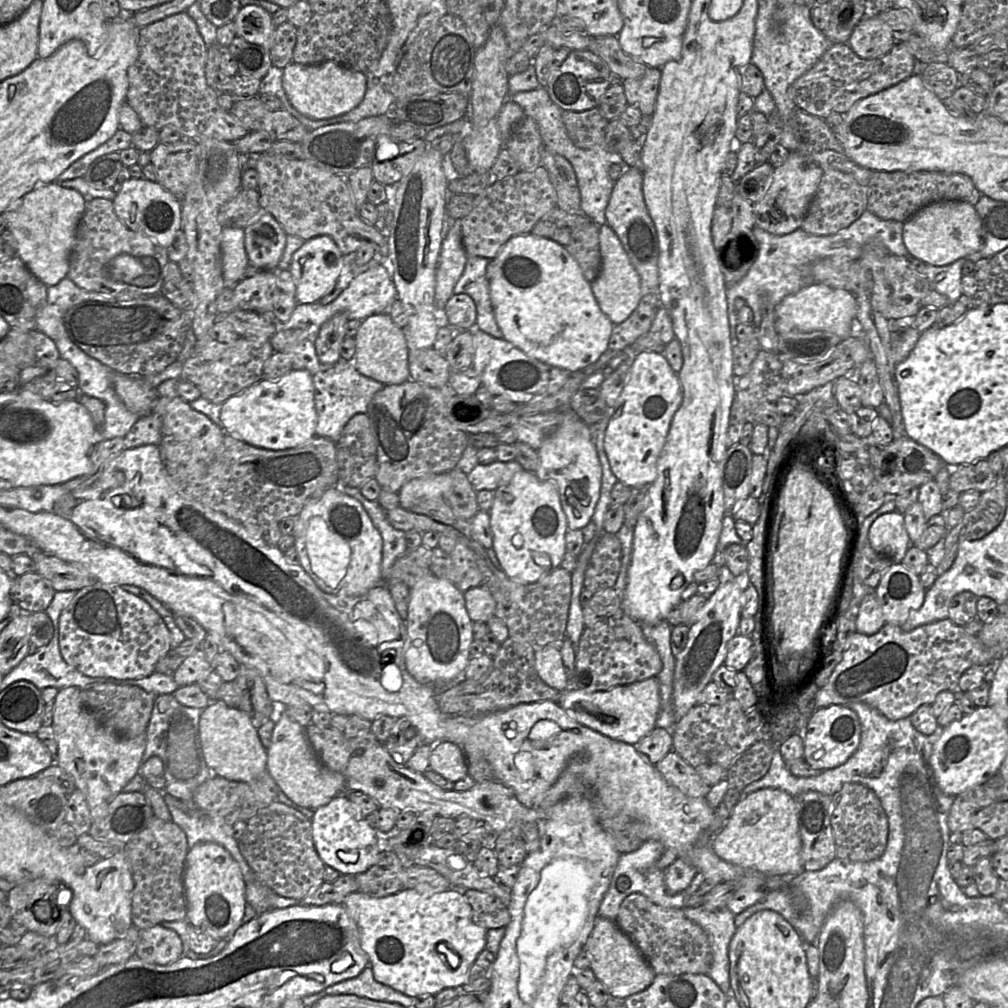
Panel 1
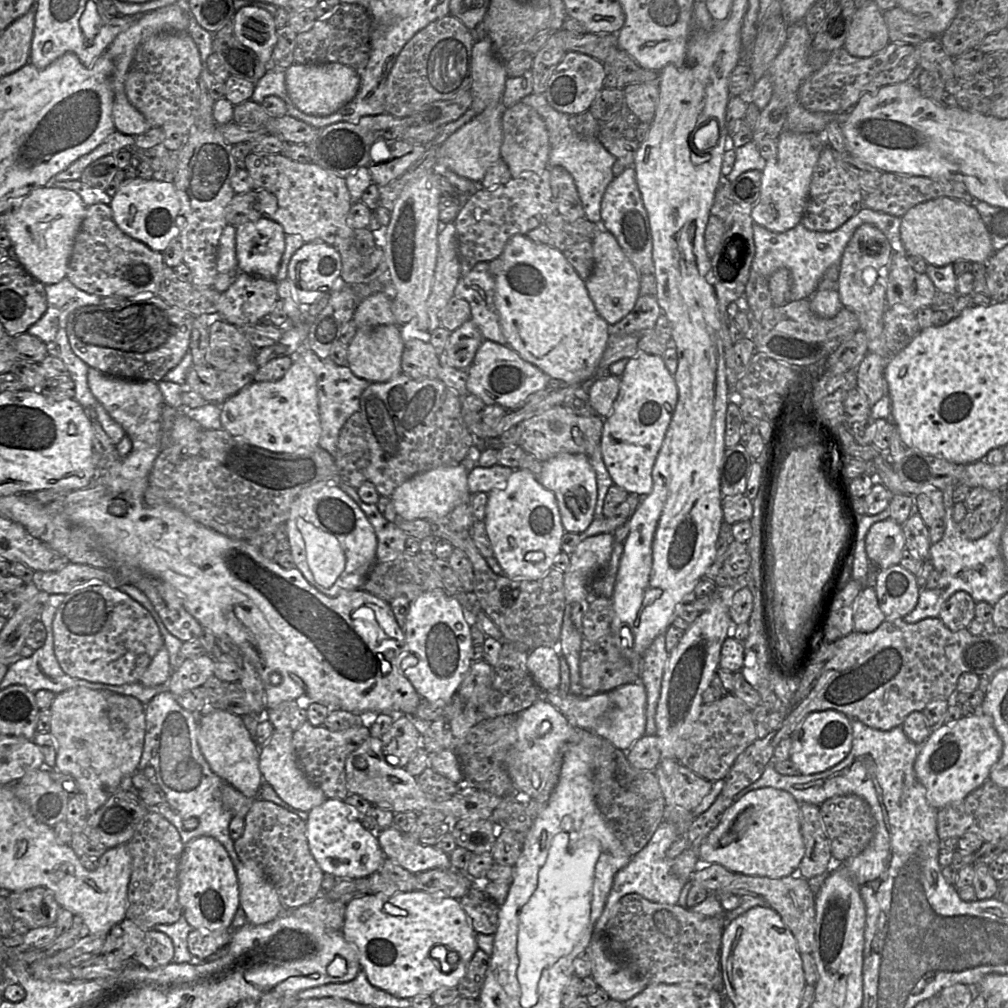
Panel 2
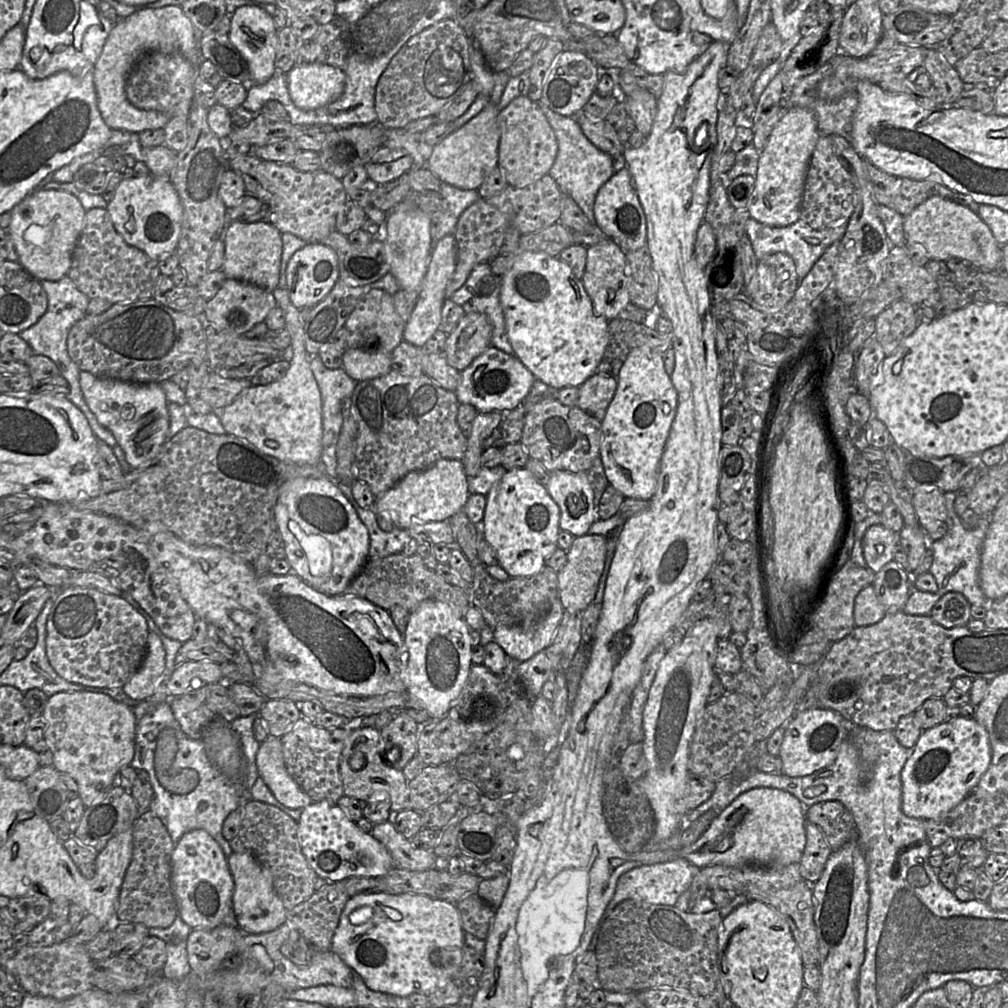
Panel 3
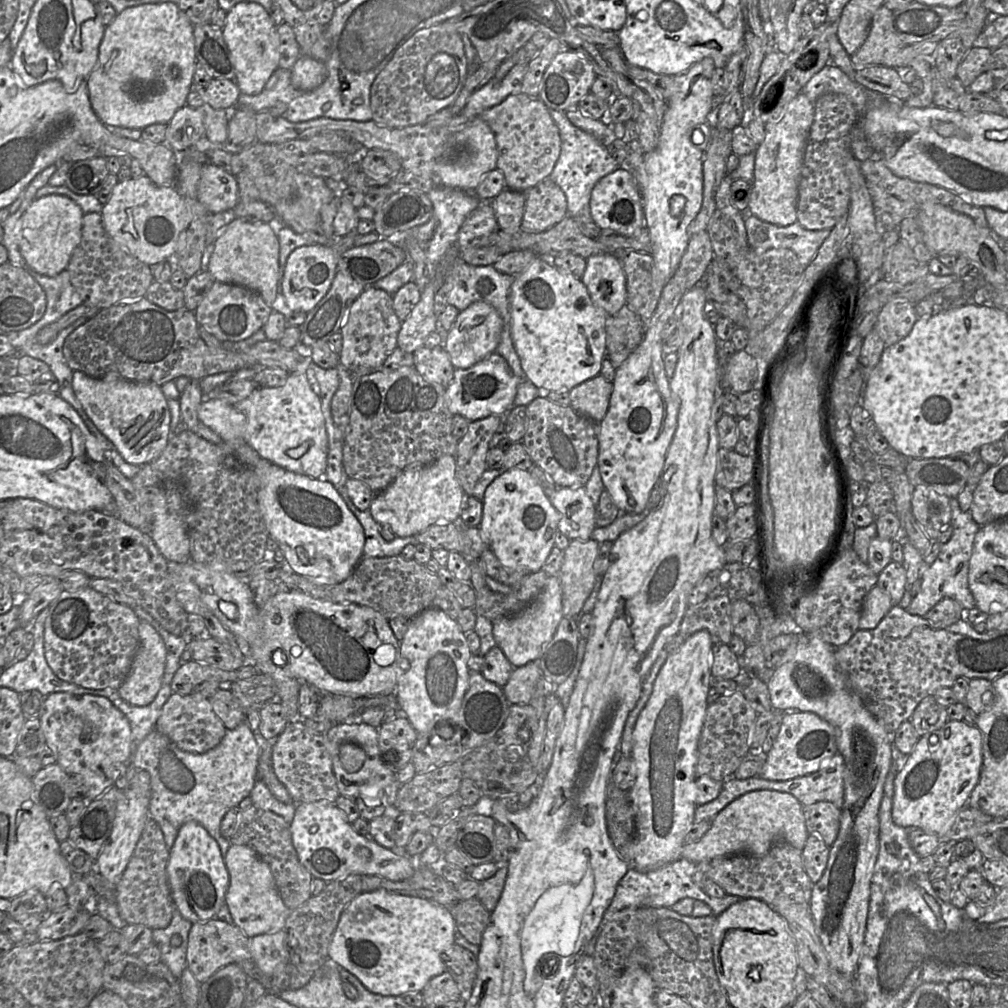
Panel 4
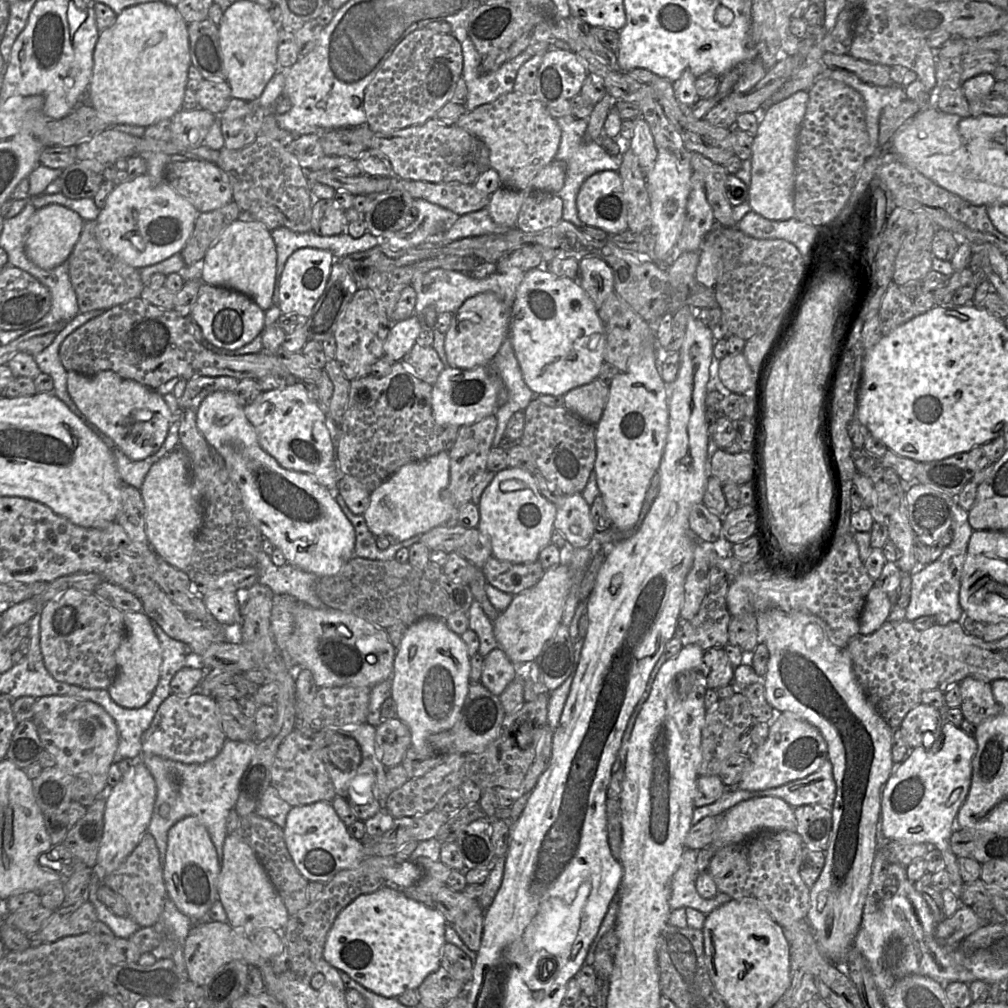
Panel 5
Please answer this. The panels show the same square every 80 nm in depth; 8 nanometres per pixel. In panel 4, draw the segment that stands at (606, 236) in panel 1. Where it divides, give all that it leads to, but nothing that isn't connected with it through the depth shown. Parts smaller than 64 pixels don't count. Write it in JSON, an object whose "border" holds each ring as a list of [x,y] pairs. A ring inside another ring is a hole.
{"border":[[[597,254],[587,258],[581,281],[592,302],[608,316],[616,314],[627,302],[622,264],[612,254]]]}

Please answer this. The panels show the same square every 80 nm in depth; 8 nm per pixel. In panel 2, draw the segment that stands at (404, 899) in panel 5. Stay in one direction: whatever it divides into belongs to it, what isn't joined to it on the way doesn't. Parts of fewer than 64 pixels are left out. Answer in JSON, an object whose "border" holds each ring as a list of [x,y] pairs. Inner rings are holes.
{"border":[[[422,890],[399,892],[391,896],[368,894],[350,900],[345,908],[342,933],[344,938],[356,948],[361,970],[366,973],[370,984],[399,998],[413,999],[415,996],[431,996],[442,987],[457,987],[466,975],[469,963],[478,950],[477,933],[463,910],[460,900],[434,896]],[[386,903],[405,910],[406,915],[388,914],[384,909]],[[443,951],[457,951],[459,953],[458,964],[449,967],[448,954],[445,958],[439,955]]]}

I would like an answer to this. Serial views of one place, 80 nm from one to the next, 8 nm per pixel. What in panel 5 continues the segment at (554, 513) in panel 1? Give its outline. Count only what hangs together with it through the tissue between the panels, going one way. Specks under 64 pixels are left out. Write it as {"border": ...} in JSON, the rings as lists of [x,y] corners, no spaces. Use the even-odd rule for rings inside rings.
{"border":[[[508,467],[497,472],[483,491],[478,507],[480,519],[477,529],[490,546],[492,556],[500,561],[514,564],[536,562],[540,551],[551,543],[557,508],[540,493],[534,475],[527,470]]]}

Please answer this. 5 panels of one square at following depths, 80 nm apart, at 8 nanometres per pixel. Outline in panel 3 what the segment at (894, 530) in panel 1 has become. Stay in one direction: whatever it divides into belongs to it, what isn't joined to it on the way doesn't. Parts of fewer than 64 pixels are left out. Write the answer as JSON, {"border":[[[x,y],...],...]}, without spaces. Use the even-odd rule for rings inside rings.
{"border":[[[881,524],[871,526],[863,537],[864,558],[875,574],[894,559],[896,547],[900,544],[899,533]]]}

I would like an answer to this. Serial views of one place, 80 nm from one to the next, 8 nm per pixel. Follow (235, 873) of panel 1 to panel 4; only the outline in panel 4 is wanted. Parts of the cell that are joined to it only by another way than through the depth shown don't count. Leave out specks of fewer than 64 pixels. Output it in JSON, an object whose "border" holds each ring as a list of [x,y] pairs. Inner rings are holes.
{"border":[[[188,821],[180,827],[175,842],[169,851],[167,876],[174,906],[184,918],[192,923],[216,918],[220,906],[225,903],[225,894],[229,886],[229,872],[217,841],[201,824]]]}

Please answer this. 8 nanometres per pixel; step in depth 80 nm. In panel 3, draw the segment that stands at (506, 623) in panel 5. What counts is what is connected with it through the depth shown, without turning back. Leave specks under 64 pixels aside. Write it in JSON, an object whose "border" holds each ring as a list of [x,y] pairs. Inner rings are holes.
{"border":[[[559,597],[552,601],[544,617],[531,627],[498,625],[494,628],[494,641],[508,657],[525,662],[544,651],[554,640],[564,613]]]}

